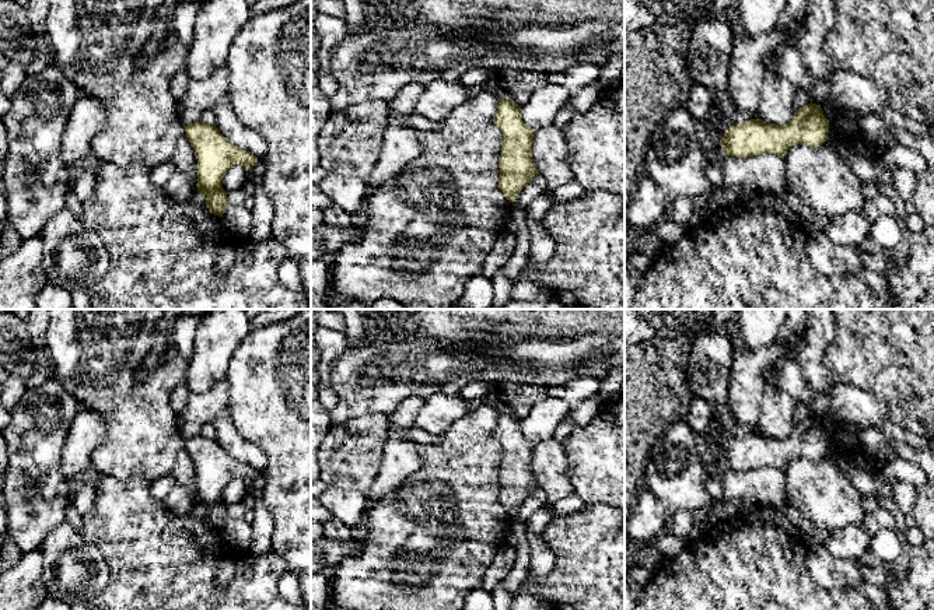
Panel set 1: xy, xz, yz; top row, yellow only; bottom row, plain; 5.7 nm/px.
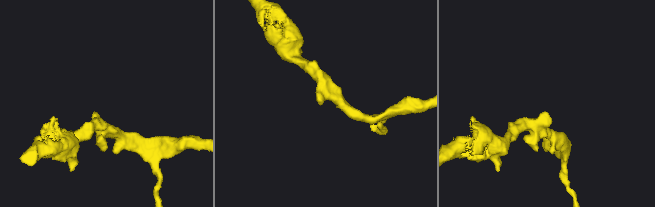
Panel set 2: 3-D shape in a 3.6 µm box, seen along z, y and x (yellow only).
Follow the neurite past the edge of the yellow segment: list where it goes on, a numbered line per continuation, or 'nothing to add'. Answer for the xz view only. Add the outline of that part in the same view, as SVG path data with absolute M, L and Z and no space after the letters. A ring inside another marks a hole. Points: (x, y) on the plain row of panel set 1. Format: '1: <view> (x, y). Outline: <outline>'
nothing to add

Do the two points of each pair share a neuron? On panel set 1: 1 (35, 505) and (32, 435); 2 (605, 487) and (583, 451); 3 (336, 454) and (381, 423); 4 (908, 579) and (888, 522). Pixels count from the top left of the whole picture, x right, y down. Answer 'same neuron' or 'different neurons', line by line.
1: same neuron
2: same neuron
3: same neuron
4: same neuron

